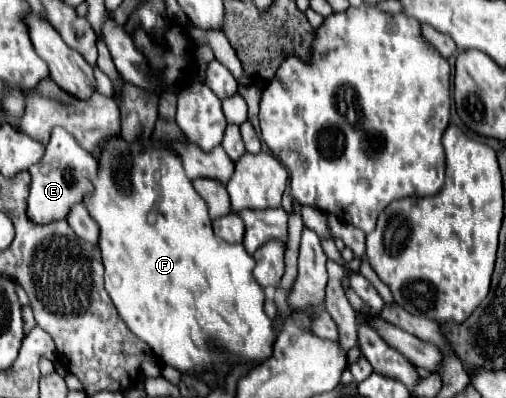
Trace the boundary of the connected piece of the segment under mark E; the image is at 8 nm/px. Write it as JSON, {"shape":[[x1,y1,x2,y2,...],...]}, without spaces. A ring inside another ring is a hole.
{"shape":[[54,128,44,158,30,168,30,174,32,186,28,198,28,218,36,224,50,224,54,220,66,220,70,208,82,202,90,190,94,192,92,178,98,176,98,164,90,152,80,148,70,132,64,128],[54,164,58,164,58,168,54,168]]}

